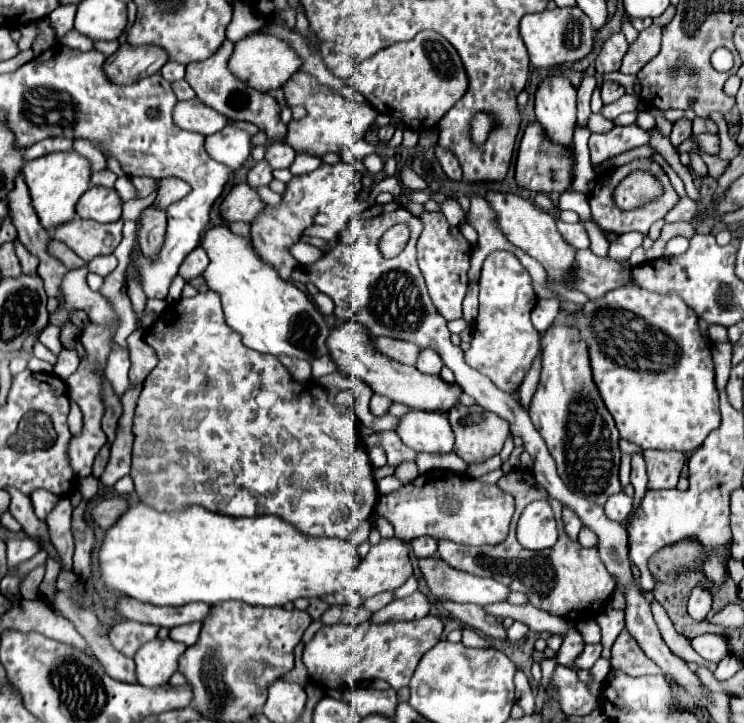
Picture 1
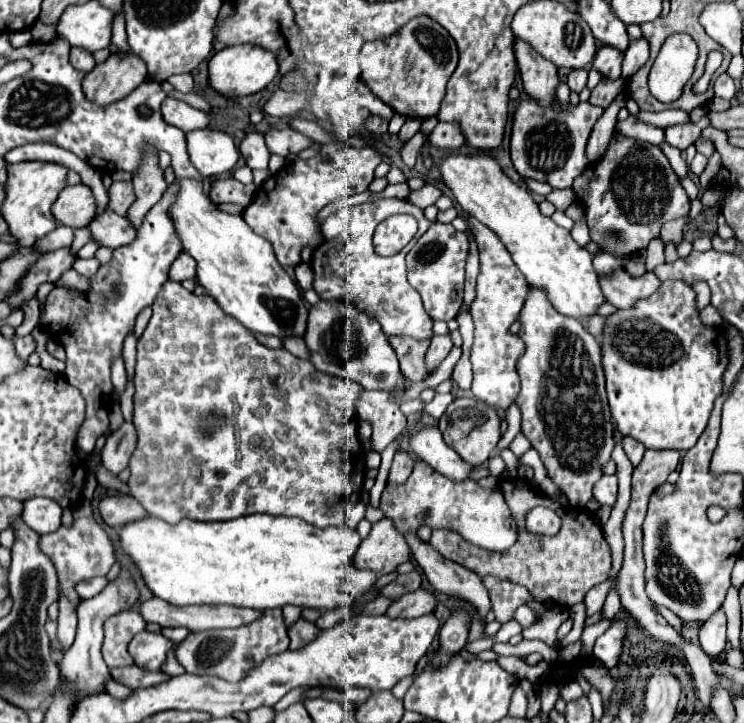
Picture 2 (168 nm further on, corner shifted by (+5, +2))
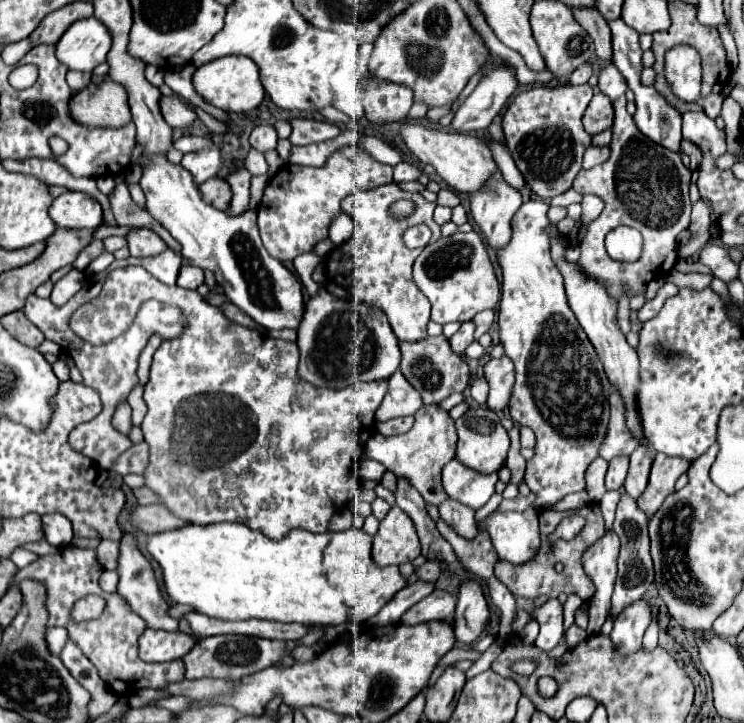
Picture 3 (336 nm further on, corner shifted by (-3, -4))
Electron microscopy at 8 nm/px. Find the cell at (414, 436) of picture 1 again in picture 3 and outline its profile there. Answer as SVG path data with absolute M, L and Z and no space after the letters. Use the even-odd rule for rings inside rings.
M451 459L443 467L443 487L447 495L471 509L481 509L489 501L495 493L495 483L497 473L477 473L457 459Z

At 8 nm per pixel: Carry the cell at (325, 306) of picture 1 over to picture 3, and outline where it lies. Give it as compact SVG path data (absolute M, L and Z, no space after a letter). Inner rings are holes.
M305 253L305 255L301 255L301 257L297 257L295 261L293 261L293 265L295 265L295 271L297 271L297 275L301 277L301 283L305 285L305 289L307 289L307 293L313 297L315 293L317 293L317 289L319 289L319 285L313 281L313 271L315 271L315 267L317 267L317 263L321 263L321 257L317 255L317 253Z

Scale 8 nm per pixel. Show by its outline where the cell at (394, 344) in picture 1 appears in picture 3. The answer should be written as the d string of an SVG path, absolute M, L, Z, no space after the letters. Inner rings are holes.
M439 335L439 337L427 337L423 341L415 343L401 343L401 373L405 379L421 393L425 405L437 405L443 399L447 399L451 393L461 393L467 387L469 381L469 367L461 355L455 355L449 347L449 341Z

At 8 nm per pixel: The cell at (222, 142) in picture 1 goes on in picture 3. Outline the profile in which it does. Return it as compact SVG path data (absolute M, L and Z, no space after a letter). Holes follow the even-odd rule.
M205 147L201 151L185 153L181 165L193 173L193 179L197 183L205 183L211 177L217 177L223 169L223 155L219 147Z

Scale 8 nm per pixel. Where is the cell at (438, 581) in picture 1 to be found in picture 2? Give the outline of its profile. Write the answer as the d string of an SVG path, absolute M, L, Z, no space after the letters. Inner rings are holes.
M483 577L483 585L489 591L491 607L493 607L495 615L497 615L499 623L507 623L511 619L513 611L519 605L535 601L533 595L529 593L529 589L521 587L519 583L511 583L511 581L497 579L497 577Z

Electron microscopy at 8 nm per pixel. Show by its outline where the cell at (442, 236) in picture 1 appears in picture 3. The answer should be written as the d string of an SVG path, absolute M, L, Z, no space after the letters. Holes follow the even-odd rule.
M457 231L451 237L441 237L439 241L429 243L415 259L413 281L431 303L431 321L441 325L451 321L471 321L475 313L493 309L499 301L499 281L489 261L487 249L475 231Z

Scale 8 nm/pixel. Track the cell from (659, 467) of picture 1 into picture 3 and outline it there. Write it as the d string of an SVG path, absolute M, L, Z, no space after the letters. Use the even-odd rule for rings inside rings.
M657 453L653 459L651 475L649 475L649 485L645 493L637 499L639 509L647 515L653 517L653 513L661 507L667 495L675 491L675 481L689 469L689 461L681 457L669 457L665 453Z

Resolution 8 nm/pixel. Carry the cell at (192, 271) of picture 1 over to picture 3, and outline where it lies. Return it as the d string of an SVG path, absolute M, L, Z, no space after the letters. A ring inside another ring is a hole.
M183 265L181 271L179 271L177 285L185 287L185 289L197 289L199 285L203 285L203 273L201 273L201 269L197 269L193 265Z

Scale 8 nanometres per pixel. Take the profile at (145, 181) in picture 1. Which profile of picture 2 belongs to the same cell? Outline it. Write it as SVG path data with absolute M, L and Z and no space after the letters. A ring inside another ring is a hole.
M113 181L113 185L109 187L109 209L121 217L127 217L127 209L133 205L133 201L135 193L131 181Z

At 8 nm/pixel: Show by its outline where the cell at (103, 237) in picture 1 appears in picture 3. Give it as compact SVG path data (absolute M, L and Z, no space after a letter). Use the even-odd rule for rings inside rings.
M135 229L125 235L127 247L133 257L147 257L147 255L157 255L161 253L167 245L163 243L161 237L153 235L149 229Z

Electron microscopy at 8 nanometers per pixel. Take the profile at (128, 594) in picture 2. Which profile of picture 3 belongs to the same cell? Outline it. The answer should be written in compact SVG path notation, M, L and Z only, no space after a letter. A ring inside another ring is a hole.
M125 535L121 539L121 555L119 555L119 587L117 593L121 595L121 599L139 615L145 619L147 627L155 627L155 629L163 629L163 631L179 631L179 621L167 617L167 603L161 597L161 591L157 587L153 569L149 565L149 561L141 555L141 551L135 545L135 539L131 535Z

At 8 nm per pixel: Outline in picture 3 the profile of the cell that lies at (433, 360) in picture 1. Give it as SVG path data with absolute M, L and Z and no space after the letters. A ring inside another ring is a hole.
M473 321L463 323L461 329L449 339L449 343L451 343L451 351L457 353L457 355L461 355L461 353L471 345L471 341L473 341L473 331L475 331Z

